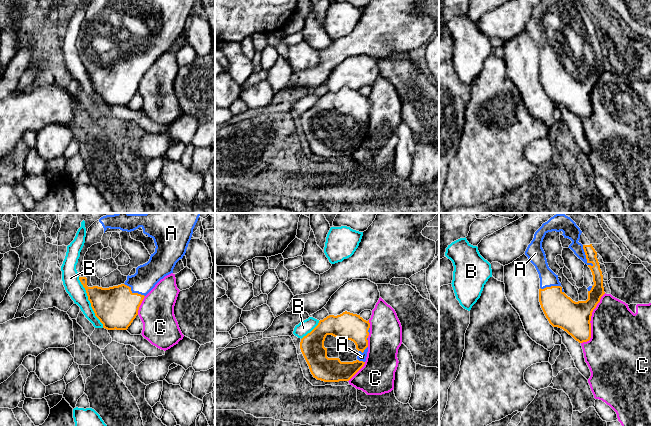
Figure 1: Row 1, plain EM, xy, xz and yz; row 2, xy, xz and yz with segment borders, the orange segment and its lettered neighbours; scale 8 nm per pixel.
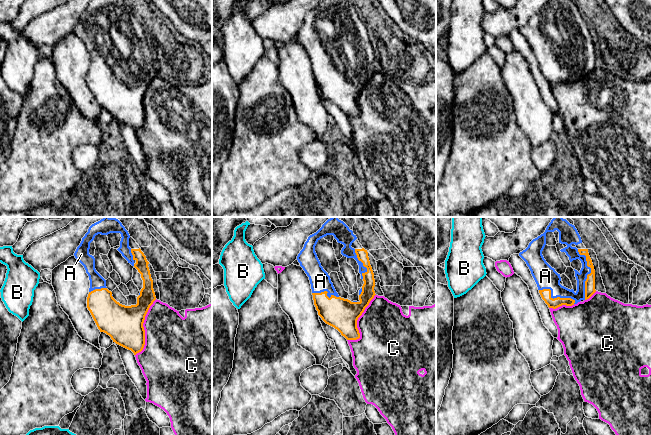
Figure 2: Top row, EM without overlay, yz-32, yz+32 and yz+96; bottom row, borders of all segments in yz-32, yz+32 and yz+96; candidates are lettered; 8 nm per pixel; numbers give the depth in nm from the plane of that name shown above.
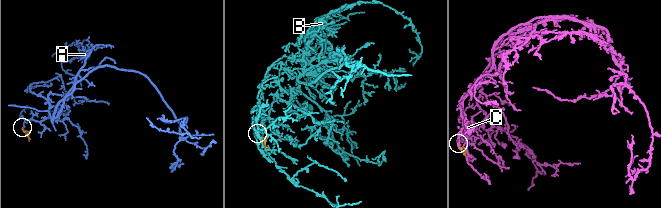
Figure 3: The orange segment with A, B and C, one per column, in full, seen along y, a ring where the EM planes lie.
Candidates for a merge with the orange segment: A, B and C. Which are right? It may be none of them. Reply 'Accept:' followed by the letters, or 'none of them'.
Accept: A

